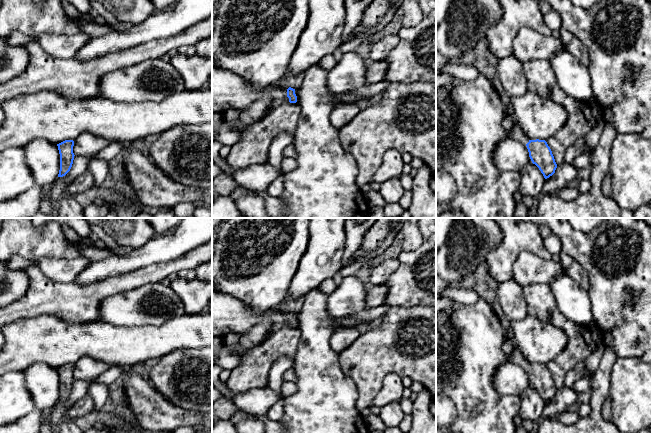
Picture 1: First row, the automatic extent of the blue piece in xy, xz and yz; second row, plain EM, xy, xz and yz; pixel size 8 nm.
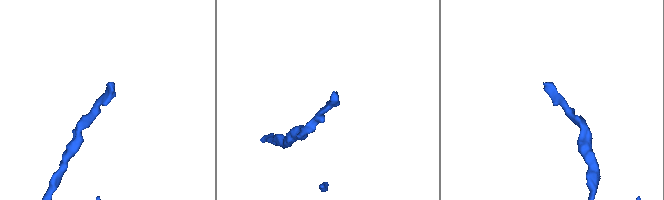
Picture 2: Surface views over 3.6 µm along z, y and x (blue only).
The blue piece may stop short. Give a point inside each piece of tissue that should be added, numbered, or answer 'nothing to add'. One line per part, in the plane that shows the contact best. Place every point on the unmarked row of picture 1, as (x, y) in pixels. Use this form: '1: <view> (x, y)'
1: xz (294, 305)

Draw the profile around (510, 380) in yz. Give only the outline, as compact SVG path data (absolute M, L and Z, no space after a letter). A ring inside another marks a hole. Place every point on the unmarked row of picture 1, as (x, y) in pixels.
M512 361L502 363L494 374L493 384L503 397L519 397L532 388L528 373Z

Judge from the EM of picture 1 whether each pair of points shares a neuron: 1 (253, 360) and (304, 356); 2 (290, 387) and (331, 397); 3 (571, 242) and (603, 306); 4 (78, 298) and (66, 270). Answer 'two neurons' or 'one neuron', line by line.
1: two neurons
2: two neurons
3: one neuron
4: two neurons

